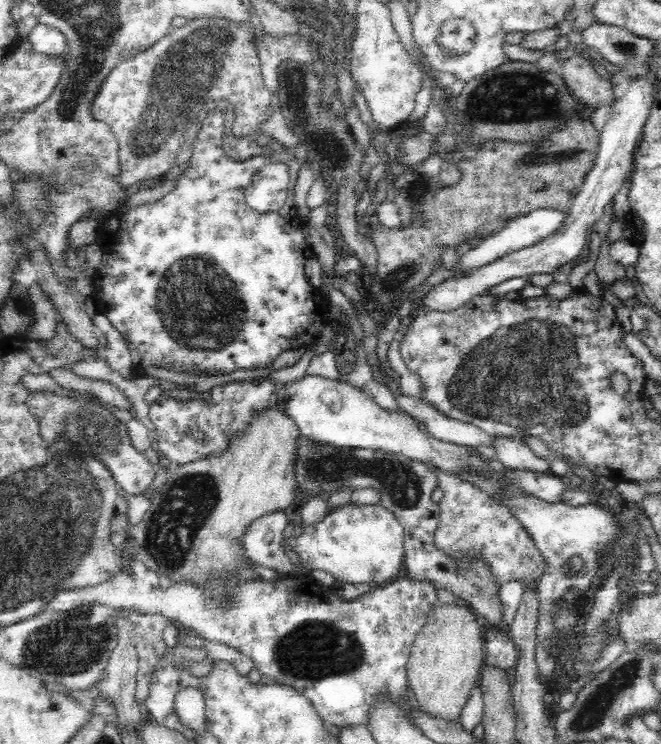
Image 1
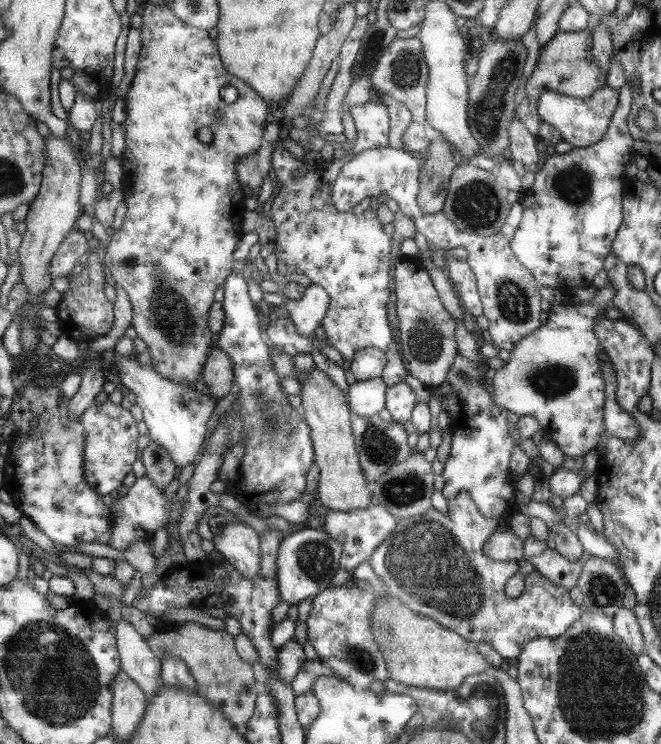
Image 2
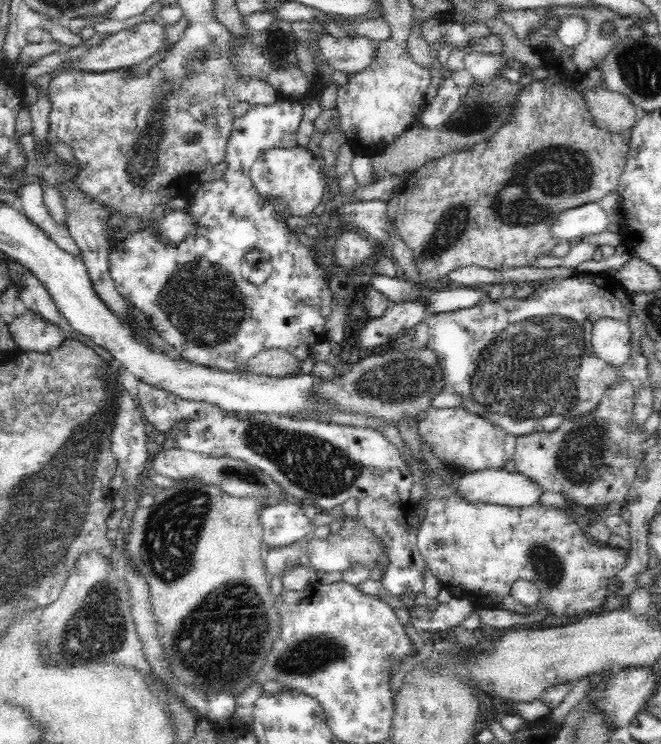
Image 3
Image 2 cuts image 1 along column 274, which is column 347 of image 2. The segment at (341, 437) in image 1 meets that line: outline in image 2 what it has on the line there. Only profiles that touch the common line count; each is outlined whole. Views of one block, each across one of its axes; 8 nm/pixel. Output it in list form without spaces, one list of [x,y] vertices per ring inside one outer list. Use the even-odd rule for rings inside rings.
[[[380,376],[350,384],[345,391],[350,412],[357,416],[377,415],[379,410],[383,410],[387,387]]]

